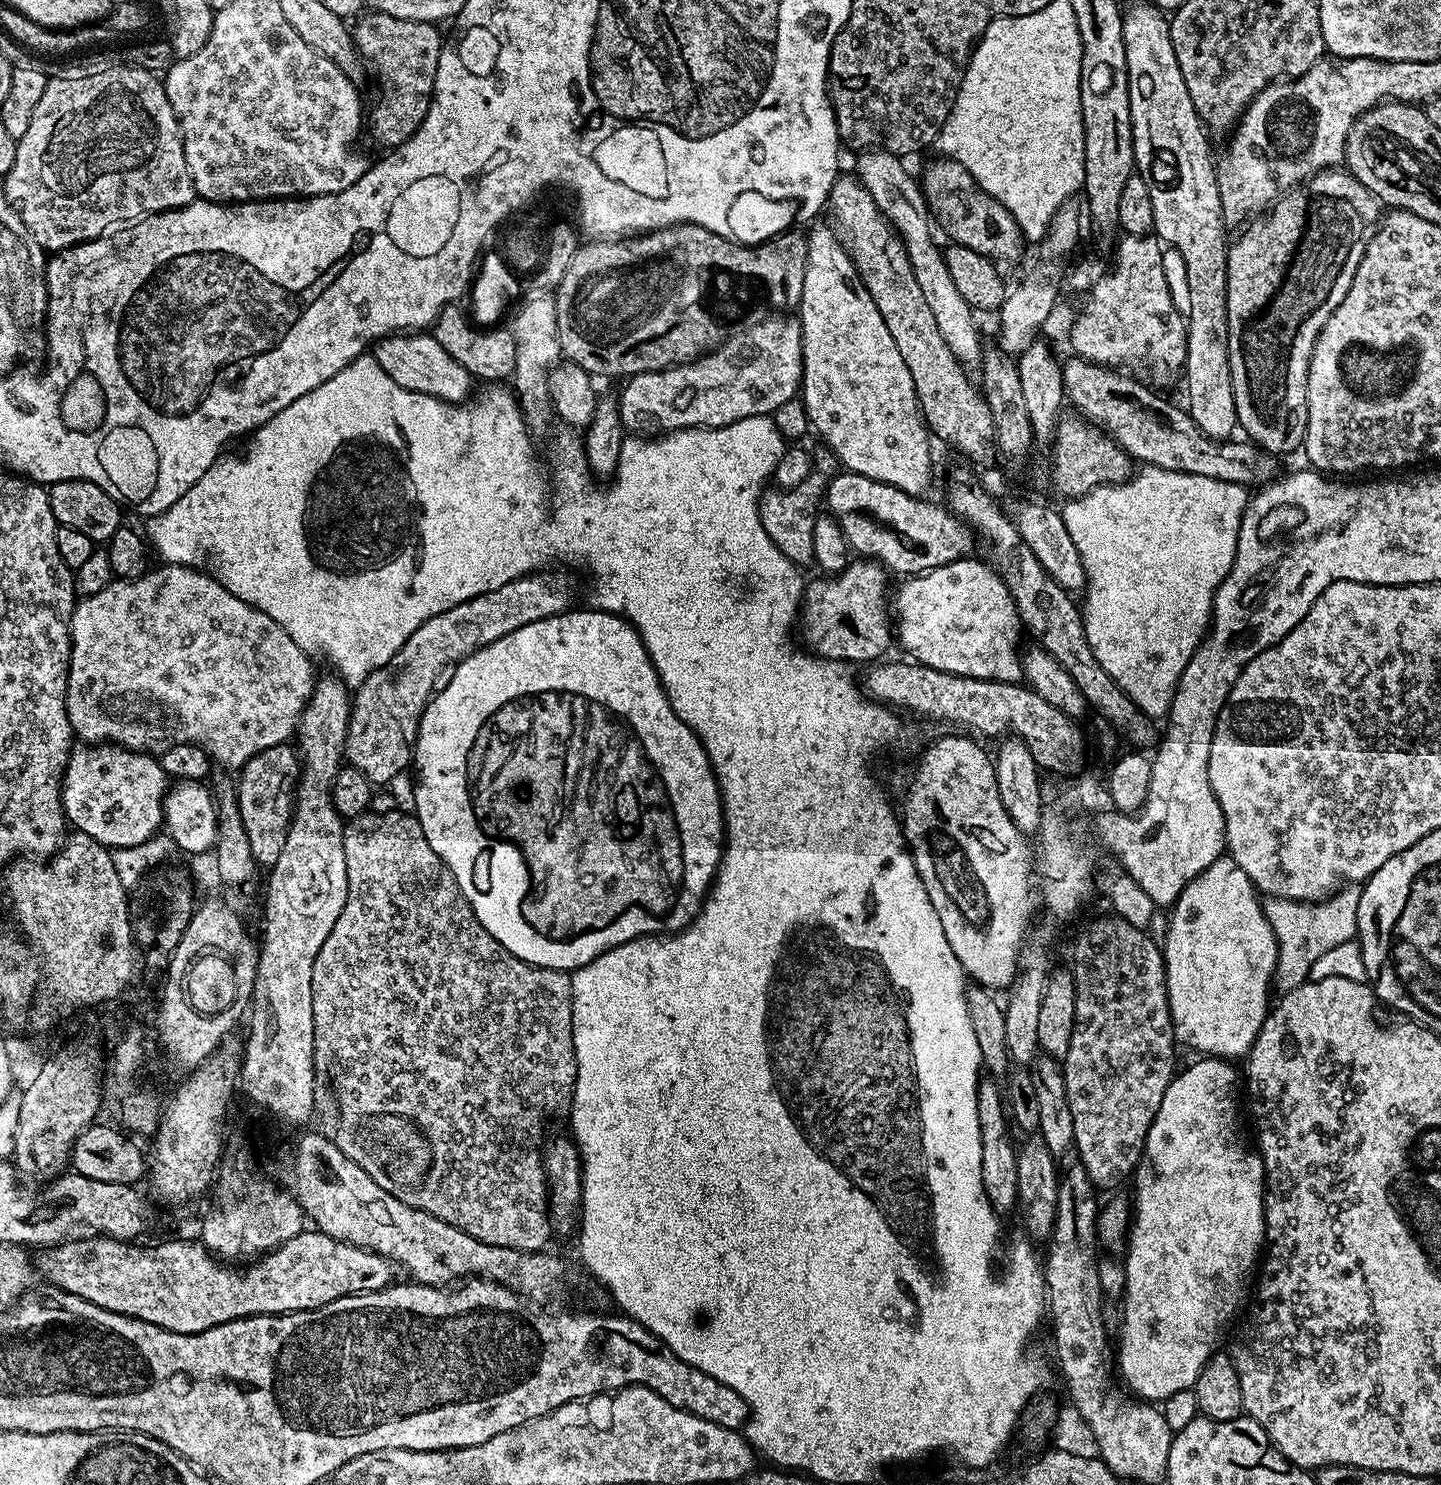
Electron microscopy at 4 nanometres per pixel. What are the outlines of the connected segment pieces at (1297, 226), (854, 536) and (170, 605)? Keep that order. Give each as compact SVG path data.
M1325 170L1317 172L1315 176L1311 176L1303 184L1298 184L1295 188L1285 192L1263 215L1253 219L1243 229L1245 232L1237 240L1231 241L1228 249L1226 306L1228 307L1228 353L1230 354L1230 378L1234 390L1234 410L1236 411L1237 425L1242 429L1242 432L1244 428L1245 434L1248 435L1245 437L1257 448L1273 454L1281 454L1280 452L1292 452L1295 448L1297 451L1303 445L1308 425L1308 360L1312 357L1318 334L1322 334L1322 326L1326 326L1330 314L1334 314L1334 310L1340 305L1342 298L1346 298L1346 294L1350 290L1350 282L1354 282L1358 262L1362 262L1362 258L1366 254L1366 246L1376 232L1381 219L1382 205L1380 201L1376 199L1369 188L1358 183L1351 172Z
M847 470L841 471L841 476L836 476L827 481L826 484L826 508L828 504L827 511L832 515L834 519L840 524L840 528L844 531L844 536L848 539L849 549L853 553L859 554L864 558L871 558L875 561L879 561L880 564L888 570L889 573L895 574L895 572L908 572L904 574L923 574L931 570L931 568L937 568L938 566L946 566L950 562L955 560L965 559L969 555L968 552L972 548L972 536L974 537L974 532L969 525L965 524L955 512L949 510L947 507L944 508L940 504L931 504L928 498L921 498L919 496L912 496L909 492L903 492L898 490L894 486L889 484L883 484L877 480L871 480L866 478L862 474L857 472L850 472Z
M170 564L160 569L150 570L137 580L113 579L112 583L98 590L98 594L83 597L72 609L72 654L68 658L68 685L66 686L66 710L73 733L84 742L111 742L121 748L133 750L156 750L159 744L194 744L203 748L213 761L221 760L228 770L239 770L254 754L266 750L270 746L289 743L295 737L296 727L300 725L300 715L312 696L316 687L317 673L312 673L313 661L308 653L303 652L270 618L270 614L262 614L254 606L242 602L230 590L218 583L207 571L197 570L191 566Z

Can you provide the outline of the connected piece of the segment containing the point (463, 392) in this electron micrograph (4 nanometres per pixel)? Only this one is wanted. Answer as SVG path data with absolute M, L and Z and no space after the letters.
M417 330L407 334L393 334L376 341L374 355L378 366L402 386L402 390L414 390L418 394L430 394L434 398L444 400L448 404L463 404L473 395L474 377L442 350L442 342L438 342L435 335L424 330Z

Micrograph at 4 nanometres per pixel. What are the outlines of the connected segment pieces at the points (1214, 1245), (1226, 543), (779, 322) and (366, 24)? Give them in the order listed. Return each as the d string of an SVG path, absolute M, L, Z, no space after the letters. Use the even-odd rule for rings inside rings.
M1224 1058L1196 1059L1200 1060L1194 1061L1185 1072L1184 1069L1177 1071L1172 1077L1170 1086L1162 1097L1162 1106L1158 1106L1158 1114L1146 1134L1144 1155L1134 1173L1134 1181L1136 1180L1134 1219L1126 1241L1126 1255L1122 1260L1128 1286L1122 1297L1124 1333L1120 1336L1120 1352L1118 1348L1118 1372L1119 1375L1120 1372L1124 1375L1123 1383L1127 1391L1145 1402L1163 1402L1166 1398L1170 1398L1170 1394L1178 1394L1178 1390L1195 1389L1196 1379L1202 1366L1213 1352L1221 1347L1220 1339L1223 1338L1228 1323L1235 1318L1240 1303L1242 1308L1245 1301L1249 1299L1250 1284L1248 1288L1247 1280L1251 1276L1253 1279L1254 1269L1266 1247L1264 1243L1264 1163L1259 1151L1251 1147L1248 1149L1244 1145L1243 1138L1240 1137L1240 1124L1236 1121L1236 1072L1228 1065L1231 1063Z
M1144 466L1139 469L1139 472L1122 484L1103 484L1085 496L1075 497L1071 501L1070 527L1072 533L1070 539L1074 542L1074 546L1078 546L1078 554L1082 558L1084 567L1086 591L1082 596L1084 599L1084 604L1082 600L1082 615L1086 642L1090 642L1090 650L1094 650L1094 658L1098 658L1102 670L1106 670L1106 674L1110 674L1110 678L1114 678L1117 686L1135 702L1137 708L1145 716L1164 718L1167 717L1168 708L1172 704L1172 695L1176 692L1178 678L1182 678L1182 670L1186 670L1186 662L1190 662L1190 658L1196 653L1196 647L1203 642L1210 627L1212 600L1216 597L1218 586L1232 569L1232 563L1236 557L1238 530L1244 512L1248 509L1250 492L1243 484L1224 482L1205 476L1191 476L1185 472L1167 472L1164 468Z
M776 314L773 320L764 320L761 324L756 324L753 328L748 328L745 332L740 332L737 336L729 335L715 350L706 352L696 360L688 360L684 364L677 364L675 368L666 368L663 372L647 372L637 376L629 376L623 381L624 389L618 392L620 402L620 420L625 429L632 434L656 434L661 430L679 430L682 428L721 428L730 426L742 418L751 416L771 416L782 406L782 402L790 402L797 399L802 388L804 379L804 367L802 366L802 334L800 333L800 321L788 314Z
M375 10L361 15L355 24L356 51L361 61L371 71L372 68L376 71L376 80L380 83L380 97L370 108L370 132L372 128L373 138L384 150L391 150L409 140L418 126L422 126L422 118L426 118L434 78L438 74L442 36L440 40L440 32L436 29L439 27L435 23L403 20Z

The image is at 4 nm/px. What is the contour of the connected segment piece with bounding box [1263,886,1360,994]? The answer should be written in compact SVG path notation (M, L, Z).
M1344 886L1333 891L1327 900L1284 900L1274 896L1263 901L1264 913L1274 930L1278 942L1278 958L1274 966L1272 983L1277 993L1283 994L1302 986L1309 979L1311 964L1326 950L1332 950L1356 936L1360 888Z

